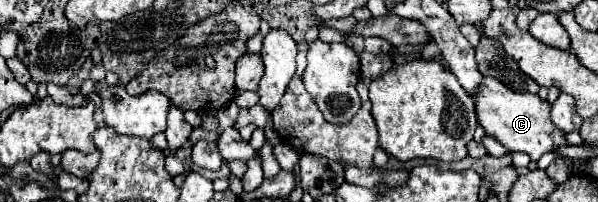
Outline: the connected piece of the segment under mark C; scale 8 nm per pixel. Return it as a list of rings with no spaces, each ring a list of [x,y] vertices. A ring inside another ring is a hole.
[[[484,78],[476,98],[478,122],[484,126],[486,134],[494,136],[510,152],[526,152],[534,162],[538,162],[544,152],[566,146],[566,132],[552,124],[550,108],[552,104],[548,100],[542,100],[538,94],[514,92],[496,78]]]

